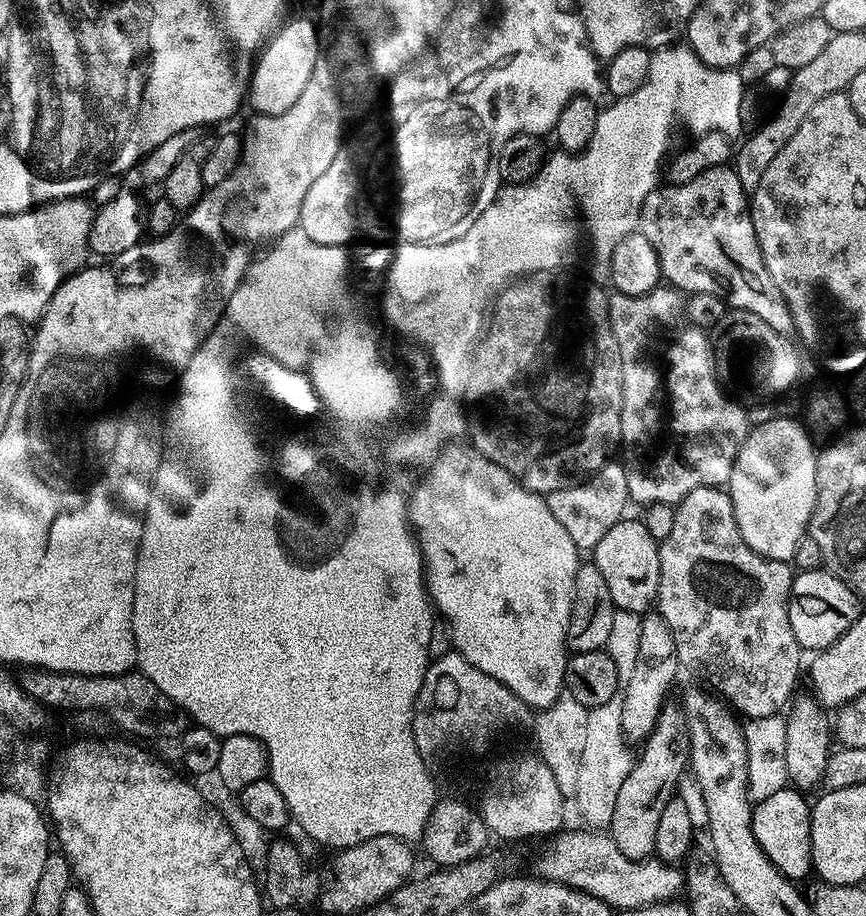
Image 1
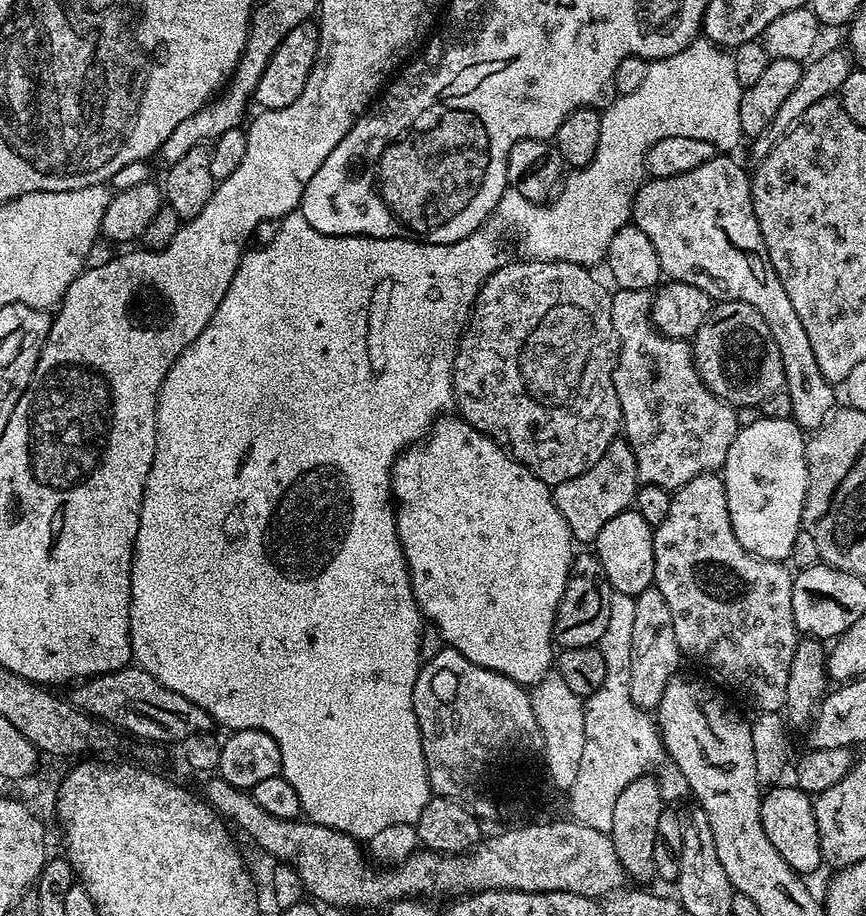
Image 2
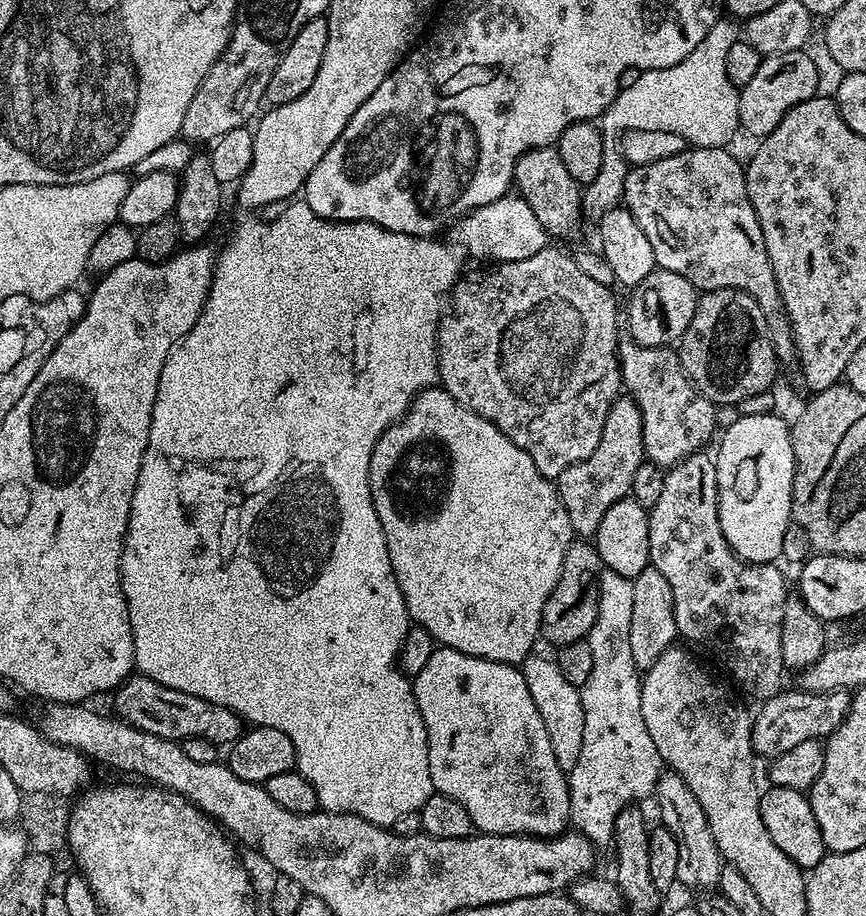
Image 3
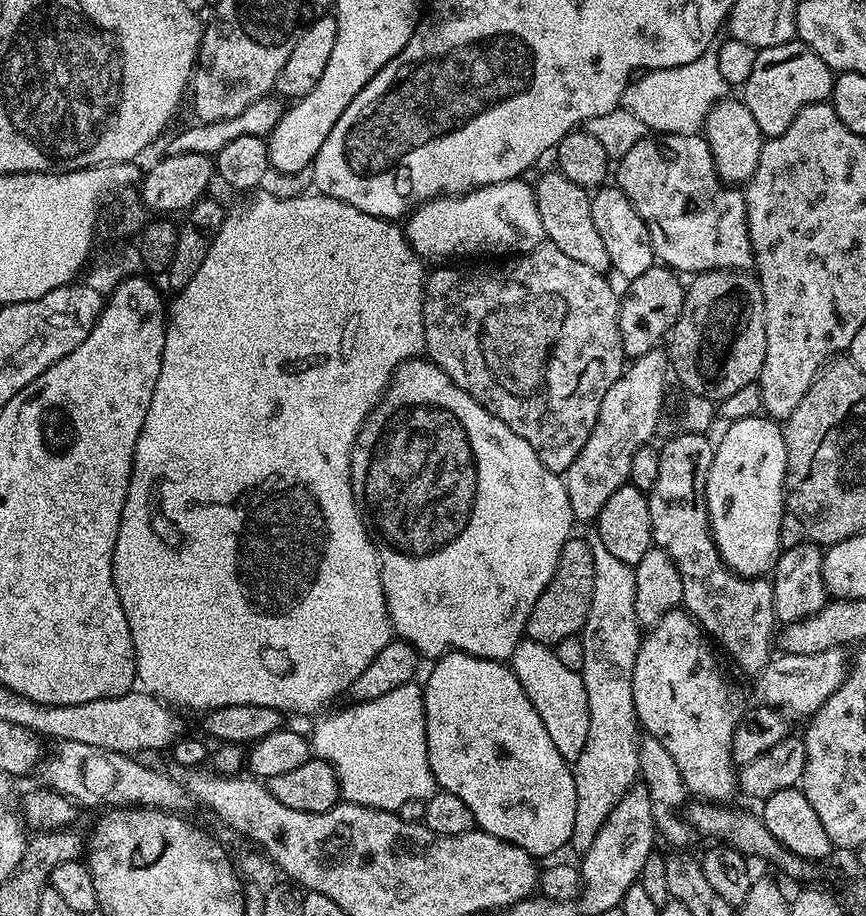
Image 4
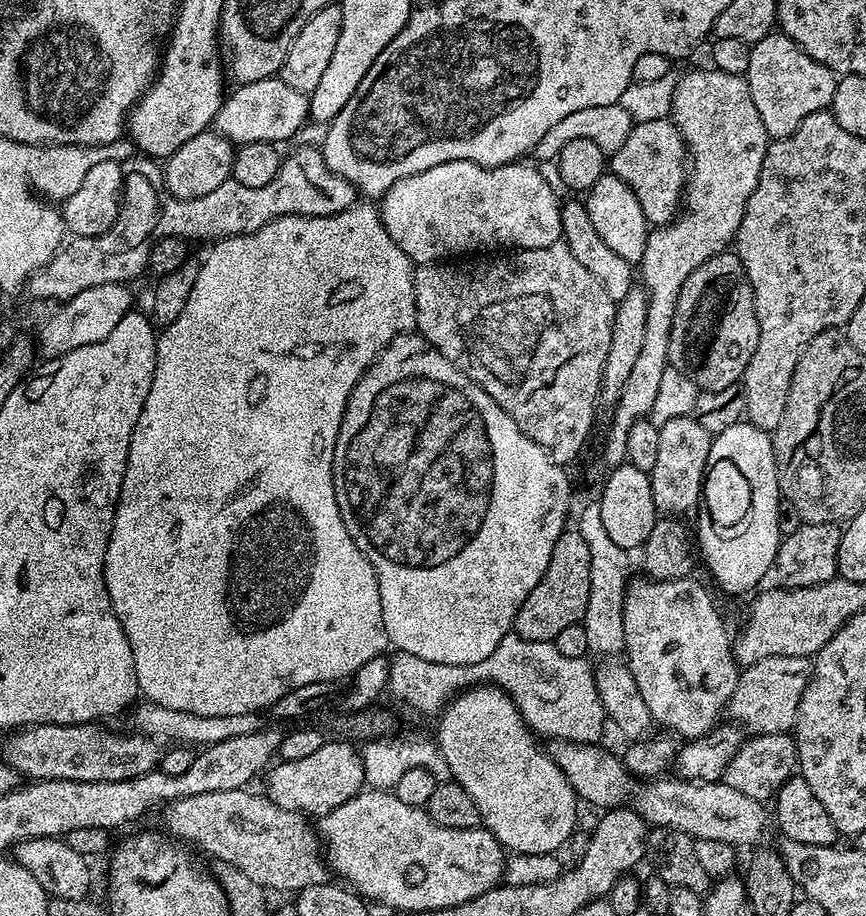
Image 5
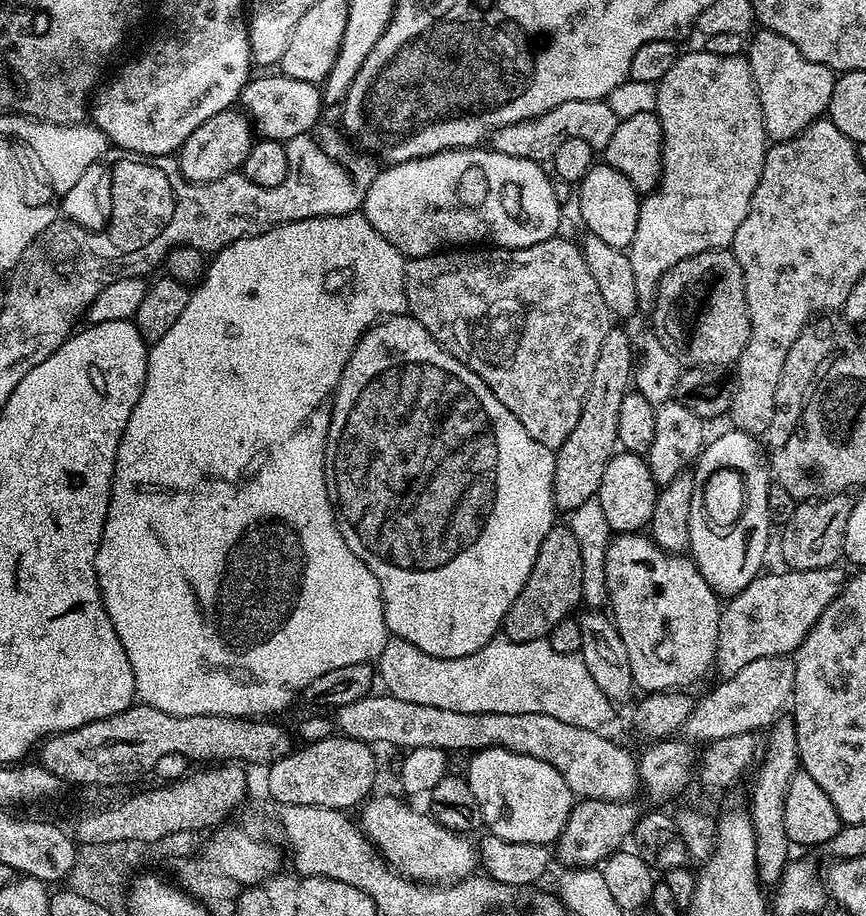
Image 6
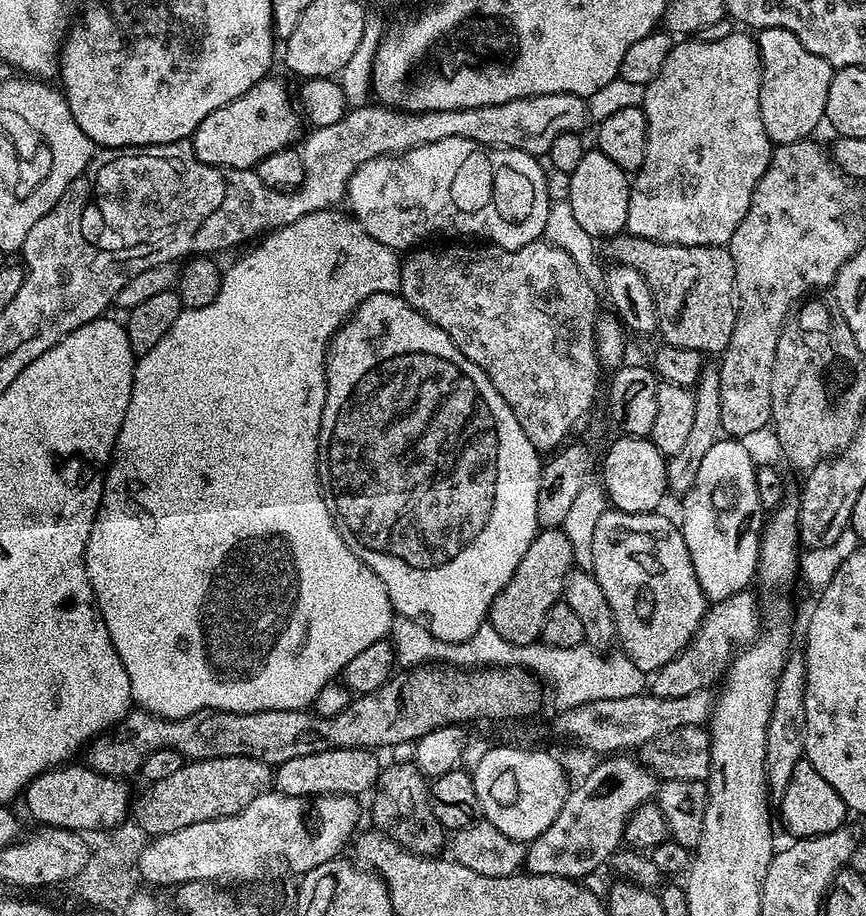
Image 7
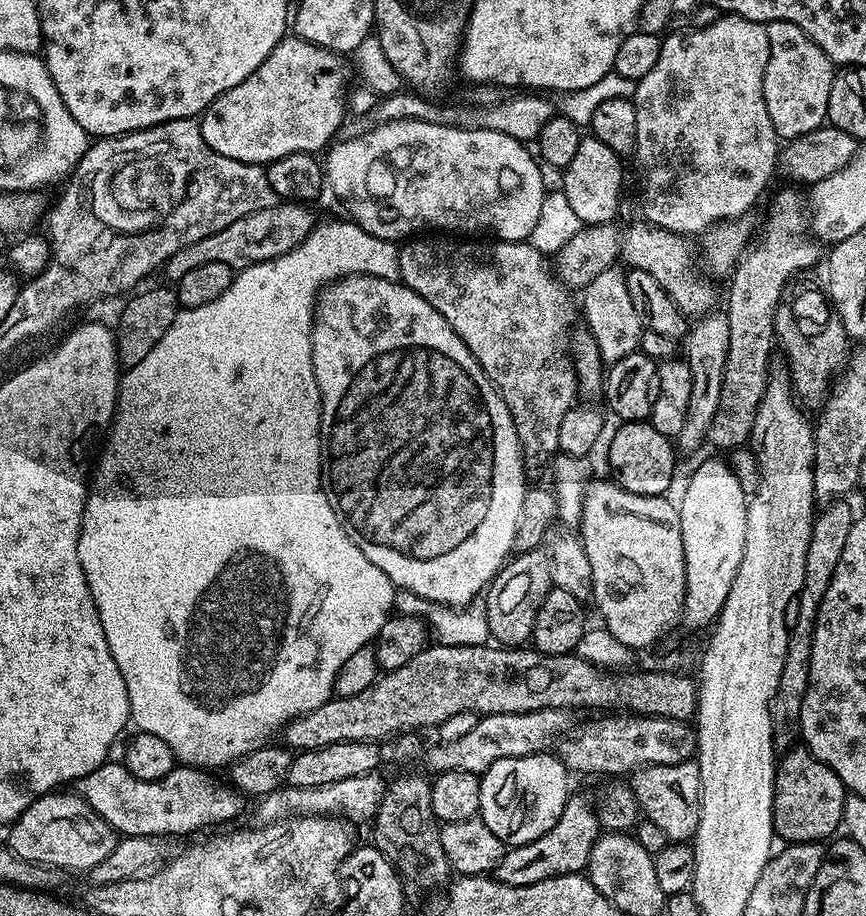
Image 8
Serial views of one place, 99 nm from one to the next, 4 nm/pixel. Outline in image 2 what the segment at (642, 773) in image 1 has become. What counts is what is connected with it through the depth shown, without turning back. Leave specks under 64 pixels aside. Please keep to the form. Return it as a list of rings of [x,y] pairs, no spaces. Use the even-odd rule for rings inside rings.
[[[651,775],[639,777],[630,782],[614,805],[614,822],[610,833],[614,854],[622,862],[622,870],[629,881],[637,880],[637,885],[648,886],[657,879],[654,866],[654,838],[658,830],[658,818],[662,811],[660,805],[660,788]]]

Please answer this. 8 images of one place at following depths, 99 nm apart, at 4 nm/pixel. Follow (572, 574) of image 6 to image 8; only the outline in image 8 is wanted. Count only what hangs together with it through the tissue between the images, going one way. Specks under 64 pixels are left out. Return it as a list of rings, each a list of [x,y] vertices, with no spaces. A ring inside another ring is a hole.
[[[537,550],[513,555],[486,589],[489,637],[500,646],[527,645],[532,638],[534,618],[538,618],[538,610],[542,602],[546,602],[546,594],[553,587],[547,551]]]

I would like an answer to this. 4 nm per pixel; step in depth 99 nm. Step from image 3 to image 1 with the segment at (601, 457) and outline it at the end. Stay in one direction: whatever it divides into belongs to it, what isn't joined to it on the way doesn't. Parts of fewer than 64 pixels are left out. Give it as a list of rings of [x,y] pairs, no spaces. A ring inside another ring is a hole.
[[[609,462],[587,480],[547,493],[546,499],[550,514],[554,514],[554,519],[565,528],[566,534],[570,534],[574,546],[578,550],[595,550],[598,542],[602,542],[603,536],[610,531],[610,526],[625,519],[624,507],[630,504],[623,463]]]

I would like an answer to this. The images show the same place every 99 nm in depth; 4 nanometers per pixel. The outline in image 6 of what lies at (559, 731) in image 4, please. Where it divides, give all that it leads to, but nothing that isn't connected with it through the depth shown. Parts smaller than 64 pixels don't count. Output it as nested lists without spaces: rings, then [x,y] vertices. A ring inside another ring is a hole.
[[[498,634],[474,654],[466,654],[462,658],[434,658],[418,650],[418,646],[410,646],[410,642],[392,636],[386,646],[382,646],[382,654],[378,658],[378,680],[388,687],[385,688],[387,695],[402,698],[402,702],[418,702],[418,706],[458,710],[462,714],[544,714],[558,718],[558,722],[570,722],[570,726],[600,730],[603,724],[611,722],[614,711],[612,701],[598,688],[598,682],[590,678],[590,670],[586,670],[579,655],[558,654],[558,650],[554,650],[547,639],[514,642]]]

